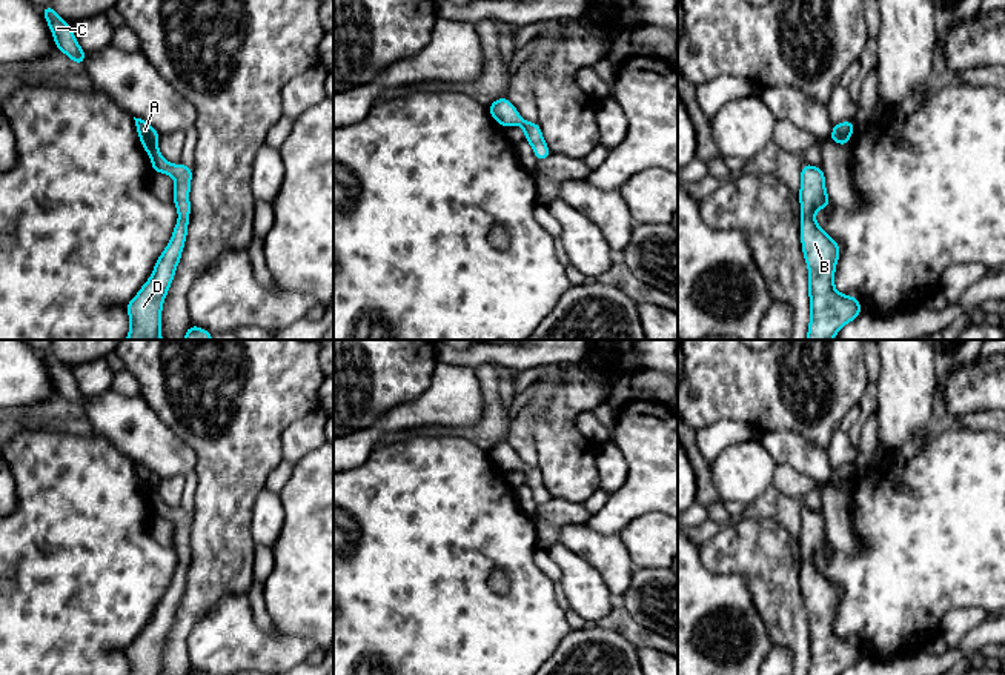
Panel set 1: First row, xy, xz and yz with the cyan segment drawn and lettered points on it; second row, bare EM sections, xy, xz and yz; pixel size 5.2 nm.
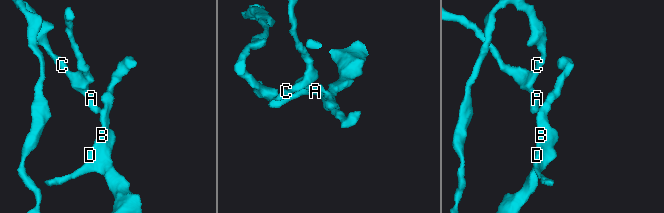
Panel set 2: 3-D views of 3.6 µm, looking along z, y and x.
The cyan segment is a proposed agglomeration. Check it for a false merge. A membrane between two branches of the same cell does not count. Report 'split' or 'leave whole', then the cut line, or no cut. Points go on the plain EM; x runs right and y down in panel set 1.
leave whole | no cut

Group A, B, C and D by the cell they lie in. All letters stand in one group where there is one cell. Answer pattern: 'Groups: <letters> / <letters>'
Groups: A B C D

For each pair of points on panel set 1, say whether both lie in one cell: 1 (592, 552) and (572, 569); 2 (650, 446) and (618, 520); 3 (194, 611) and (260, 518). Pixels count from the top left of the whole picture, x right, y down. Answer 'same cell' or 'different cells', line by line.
1: different cells
2: same cell
3: different cells

